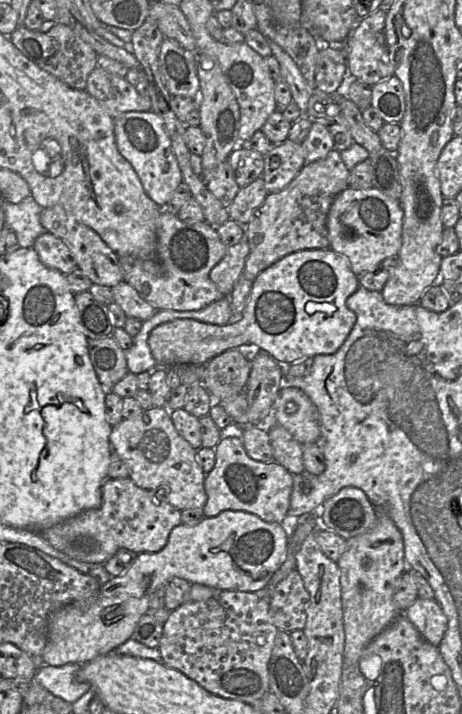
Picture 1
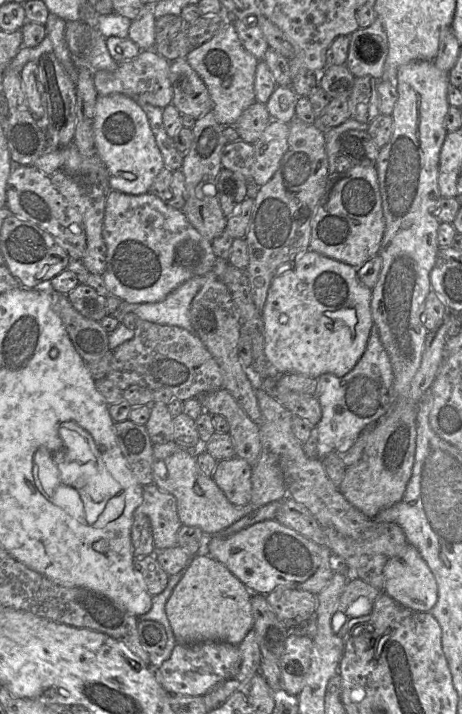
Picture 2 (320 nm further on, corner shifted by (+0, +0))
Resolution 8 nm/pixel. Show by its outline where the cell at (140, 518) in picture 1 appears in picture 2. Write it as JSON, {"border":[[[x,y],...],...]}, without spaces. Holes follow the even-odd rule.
{"border":[[[154,483],[143,486],[143,502],[134,511],[134,516],[140,514],[149,518],[156,551],[177,545],[182,523],[175,496],[162,491]]]}

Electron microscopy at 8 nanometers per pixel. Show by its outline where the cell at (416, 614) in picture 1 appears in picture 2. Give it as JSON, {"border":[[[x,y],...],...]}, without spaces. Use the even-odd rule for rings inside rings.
{"border":[[[408,544],[384,567],[384,592],[401,606],[429,612],[438,599],[436,579],[419,551]]]}

